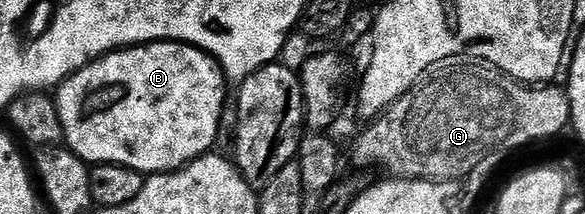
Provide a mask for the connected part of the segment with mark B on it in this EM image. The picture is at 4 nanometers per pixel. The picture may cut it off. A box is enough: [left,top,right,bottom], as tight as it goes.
[56,41,225,175]

